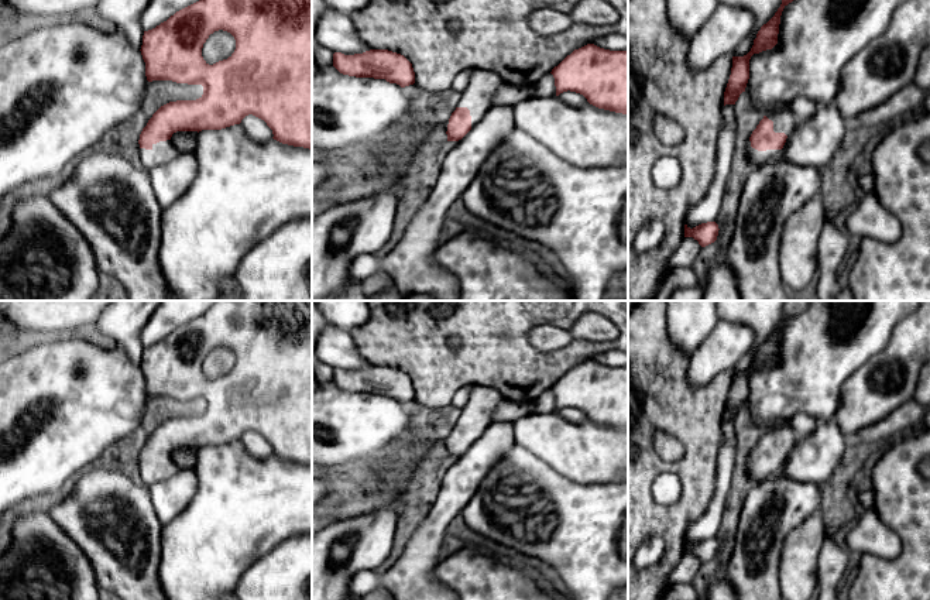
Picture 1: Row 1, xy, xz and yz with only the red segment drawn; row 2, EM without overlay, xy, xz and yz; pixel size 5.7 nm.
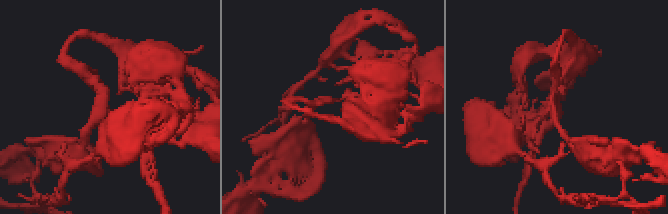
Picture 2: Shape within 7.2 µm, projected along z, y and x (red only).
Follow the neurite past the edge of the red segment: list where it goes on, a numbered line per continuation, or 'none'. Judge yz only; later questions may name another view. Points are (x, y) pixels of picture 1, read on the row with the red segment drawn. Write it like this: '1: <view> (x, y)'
1: yz (752, 156)

